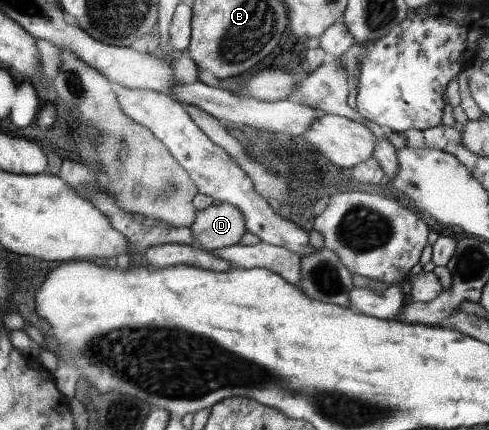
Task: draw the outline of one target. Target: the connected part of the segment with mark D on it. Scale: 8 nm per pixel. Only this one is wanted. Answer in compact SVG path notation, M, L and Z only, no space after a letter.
M221 203L198 210L190 232L199 247L211 252L240 243L247 231L240 209L230 203Z

